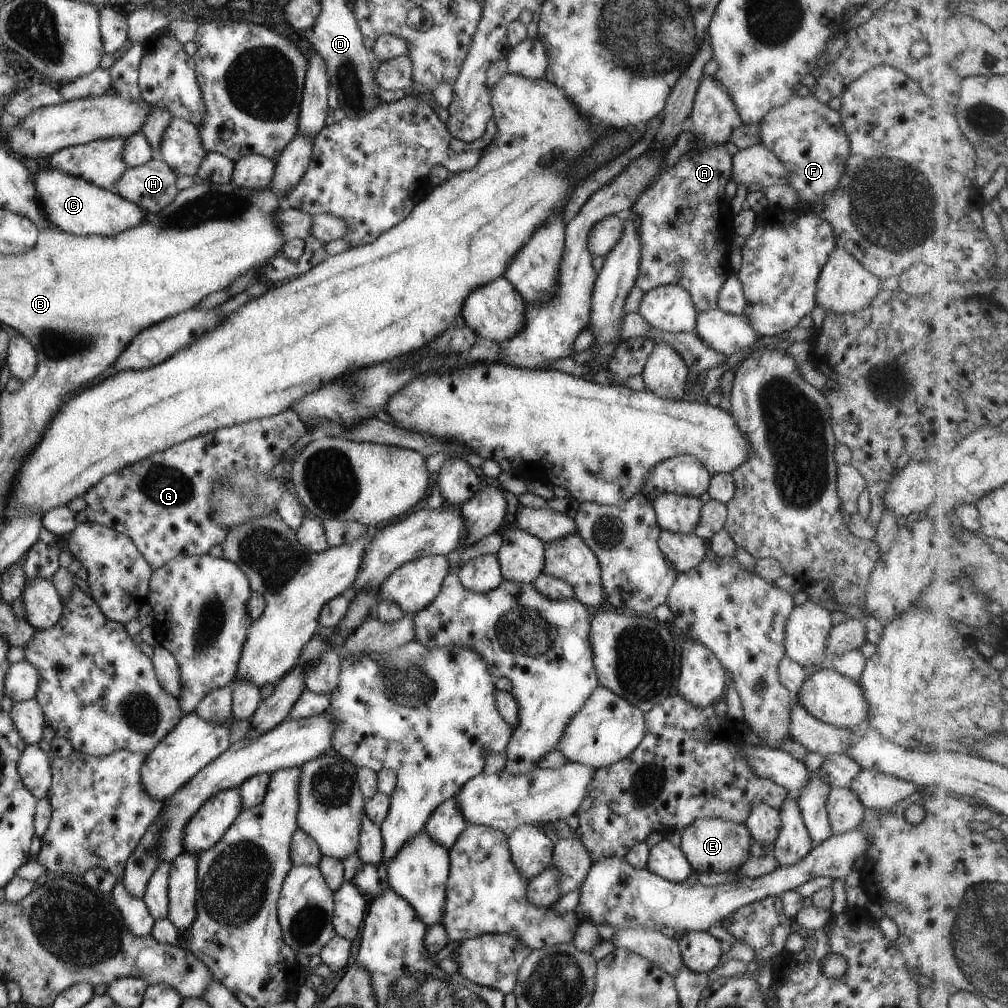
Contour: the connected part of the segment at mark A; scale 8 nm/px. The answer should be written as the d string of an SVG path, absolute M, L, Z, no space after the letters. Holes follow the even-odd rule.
M725 144L693 148L681 155L673 166L665 168L663 174L659 175L633 203L630 208L631 216L639 217L639 264L634 286L641 292L664 284L674 284L687 290L698 313L716 307L719 289L731 274L728 255L732 248L730 243L734 235L734 218L730 201L724 193L724 186L730 180L731 157ZM683 212L691 212L693 220L679 220Z

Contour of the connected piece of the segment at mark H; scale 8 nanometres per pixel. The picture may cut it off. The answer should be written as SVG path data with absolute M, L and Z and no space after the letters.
M155 157L143 164L125 168L112 186L112 191L139 206L145 215L155 214L175 198L178 191L175 177L170 166Z

